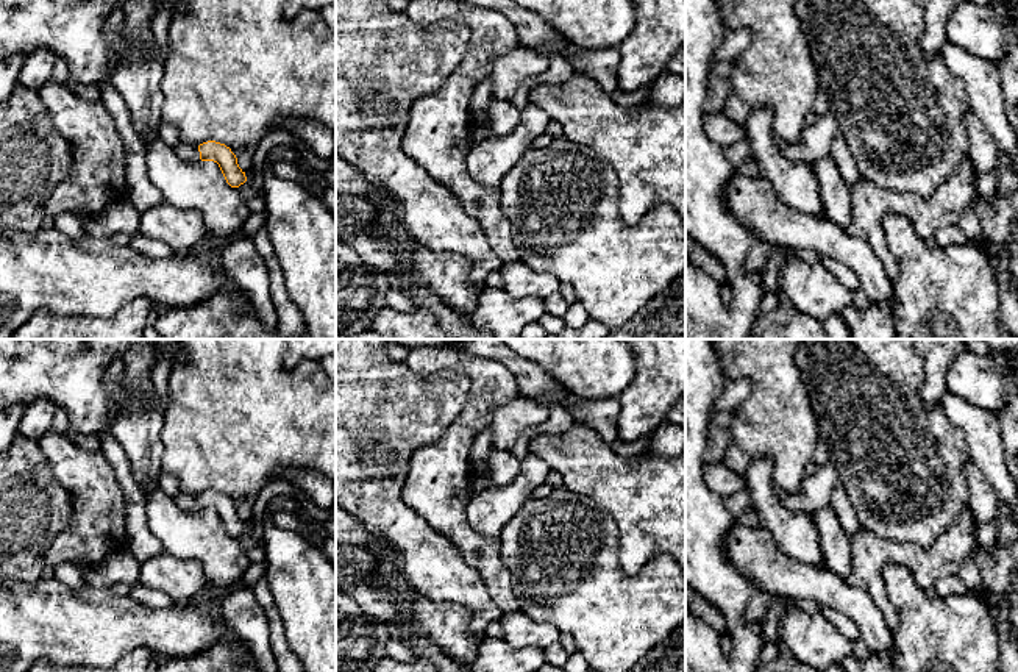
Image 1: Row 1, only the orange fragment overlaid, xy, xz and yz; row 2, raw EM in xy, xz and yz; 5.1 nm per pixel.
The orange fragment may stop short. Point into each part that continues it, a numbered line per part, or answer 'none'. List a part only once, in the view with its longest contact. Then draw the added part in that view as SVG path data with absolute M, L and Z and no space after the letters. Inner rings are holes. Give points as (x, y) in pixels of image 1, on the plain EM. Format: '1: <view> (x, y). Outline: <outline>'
1: xy (186, 502). Outline: M178 491L175 495L173 495L176 505L180 509L186 511L186 513L195 513L195 511L201 511L200 509L200 502L198 502L198 497L192 495L192 494L187 494L184 491Z

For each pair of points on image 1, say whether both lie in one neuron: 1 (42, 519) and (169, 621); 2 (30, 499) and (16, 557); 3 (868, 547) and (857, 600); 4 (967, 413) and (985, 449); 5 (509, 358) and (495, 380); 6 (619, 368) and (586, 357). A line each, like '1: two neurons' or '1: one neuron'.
1: two neurons
2: one neuron
3: two neurons
4: one neuron
5: two neurons
6: one neuron

